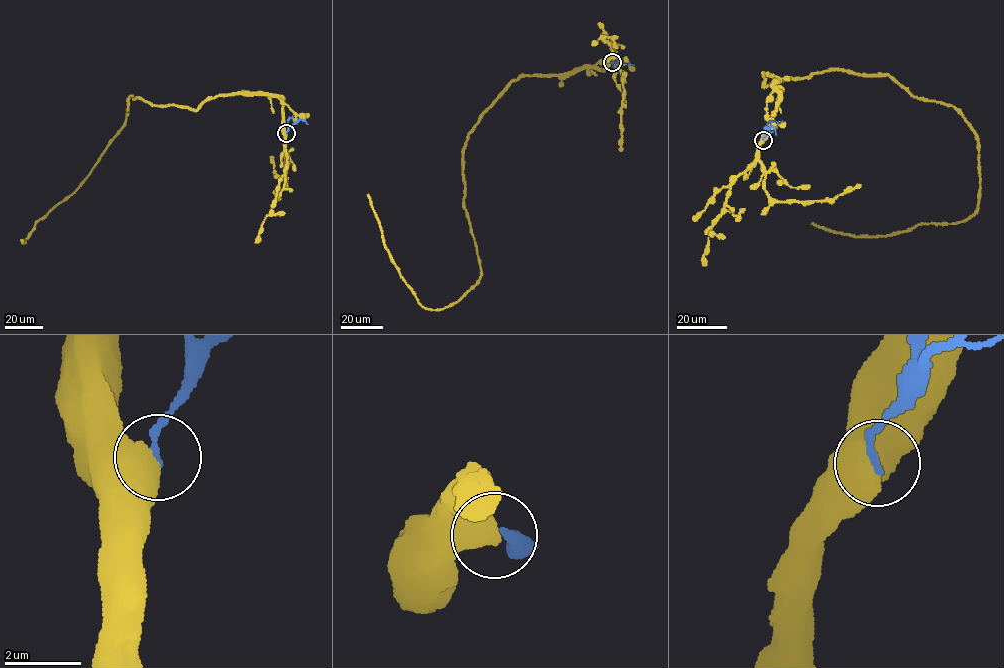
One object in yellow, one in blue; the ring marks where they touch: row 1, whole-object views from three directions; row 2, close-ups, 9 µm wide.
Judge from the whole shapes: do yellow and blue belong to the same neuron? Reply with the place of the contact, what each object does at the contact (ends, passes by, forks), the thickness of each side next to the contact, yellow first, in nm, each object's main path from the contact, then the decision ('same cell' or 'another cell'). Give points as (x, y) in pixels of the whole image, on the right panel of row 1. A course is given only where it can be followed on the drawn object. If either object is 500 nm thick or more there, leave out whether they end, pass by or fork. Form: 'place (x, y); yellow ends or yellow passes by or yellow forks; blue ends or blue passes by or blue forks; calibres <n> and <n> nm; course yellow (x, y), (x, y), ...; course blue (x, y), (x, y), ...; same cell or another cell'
place (763, 140); calibres 700 and 190 nm; course yellow (763, 140), (779, 99), (764, 75), (834, 69), (888, 74), (973, 131), (965, 219), (876, 236), (811, 223); course blue (763, 140), (767, 129), (772, 126), (776, 135); another cell

